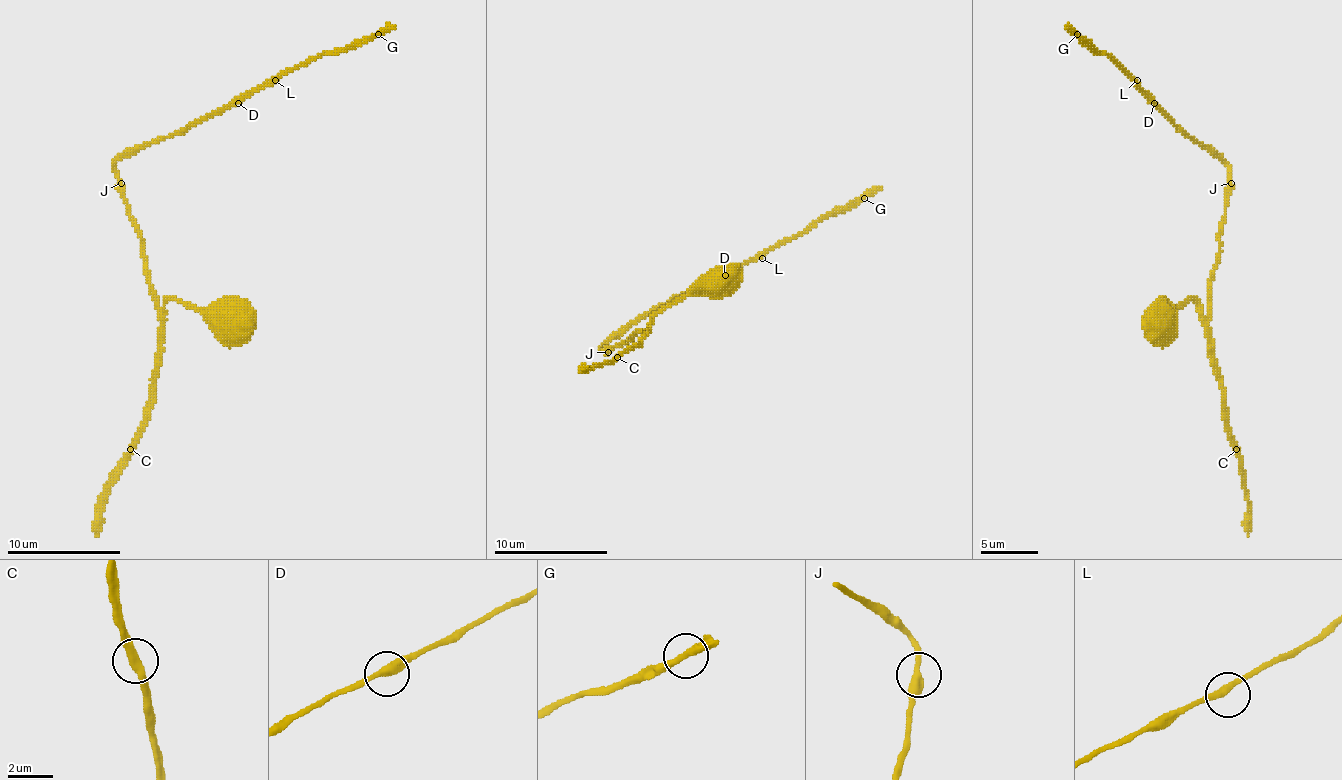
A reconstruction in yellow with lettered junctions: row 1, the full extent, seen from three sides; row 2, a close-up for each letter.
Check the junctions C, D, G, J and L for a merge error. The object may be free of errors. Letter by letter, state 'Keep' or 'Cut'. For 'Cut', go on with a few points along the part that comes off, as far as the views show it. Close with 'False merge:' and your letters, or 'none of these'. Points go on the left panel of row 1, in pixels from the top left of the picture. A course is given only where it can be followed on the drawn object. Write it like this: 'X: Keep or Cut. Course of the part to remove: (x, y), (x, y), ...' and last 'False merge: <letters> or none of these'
C: Keep
D: Keep
G: Keep
J: Keep
L: Keep
False merge: none of these

